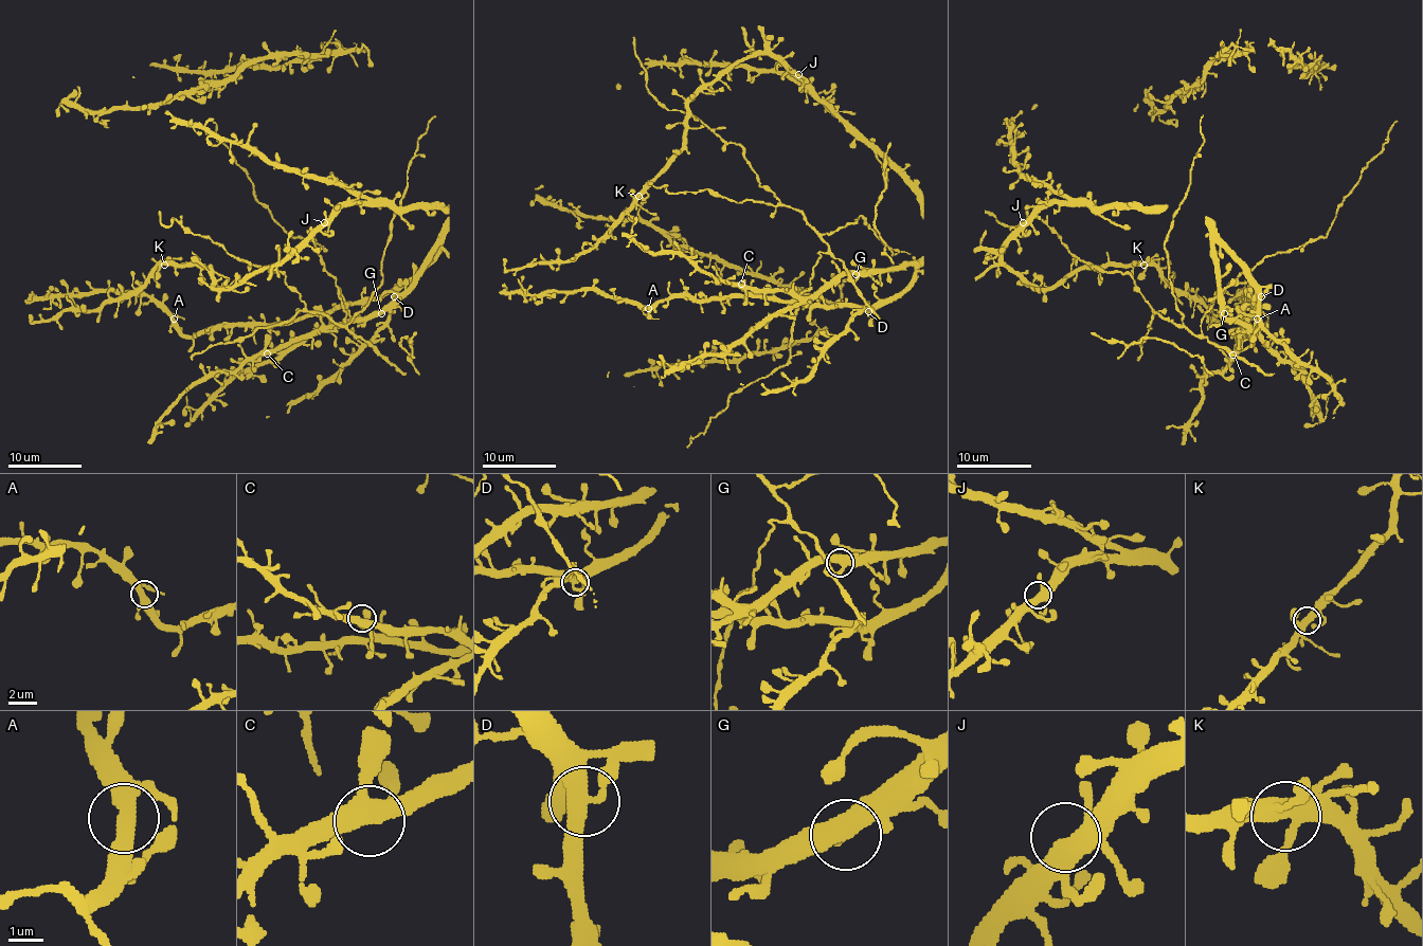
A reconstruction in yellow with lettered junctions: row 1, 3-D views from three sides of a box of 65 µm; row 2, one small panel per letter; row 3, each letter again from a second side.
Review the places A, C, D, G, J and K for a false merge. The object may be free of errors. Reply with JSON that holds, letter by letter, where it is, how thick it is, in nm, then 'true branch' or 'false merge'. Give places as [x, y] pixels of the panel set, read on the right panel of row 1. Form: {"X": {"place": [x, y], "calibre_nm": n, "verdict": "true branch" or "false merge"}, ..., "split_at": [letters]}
{"A": {"place": [1257, 319], "calibre_nm": 380, "verdict": "true branch"}, "C": {"place": [1232, 355], "calibre_nm": 440, "verdict": "true branch"}, "D": {"place": [1261, 296], "calibre_nm": 360, "verdict": "true branch"}, "G": {"place": [1224, 313], "calibre_nm": 420, "verdict": "true branch"}, "J": {"place": [1023, 222], "calibre_nm": 440, "verdict": "true branch"}, "K": {"place": [1144, 265], "calibre_nm": 440, "verdict": "true branch"}, "split_at": []}

